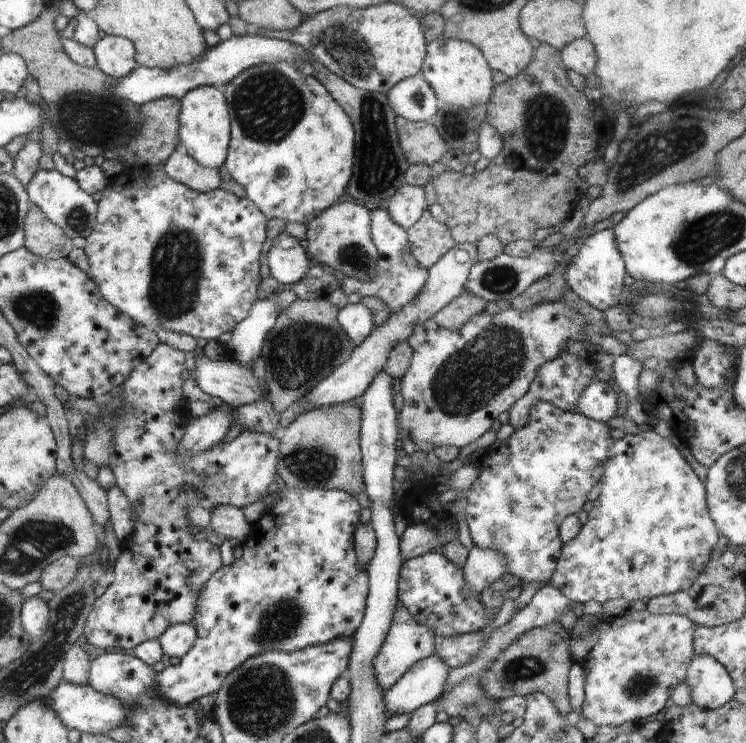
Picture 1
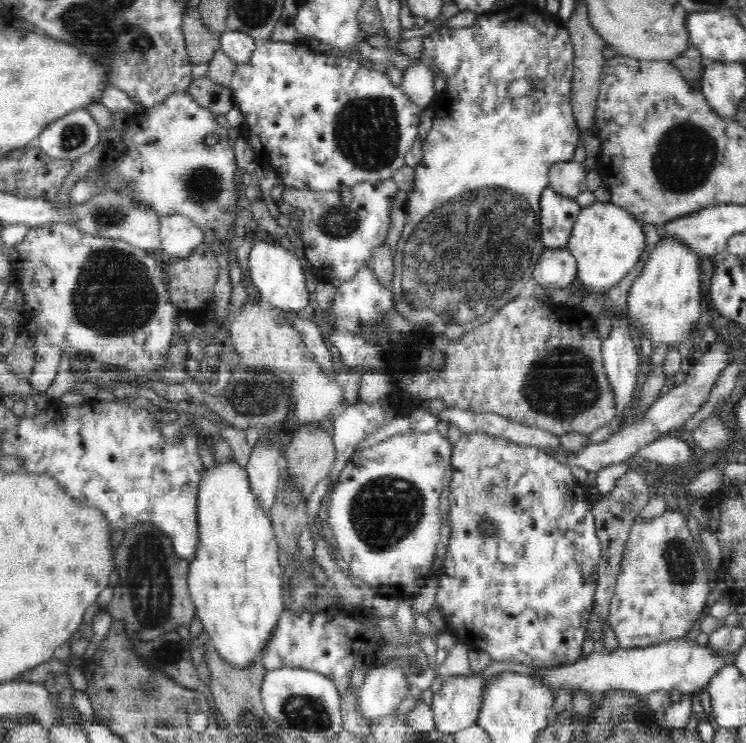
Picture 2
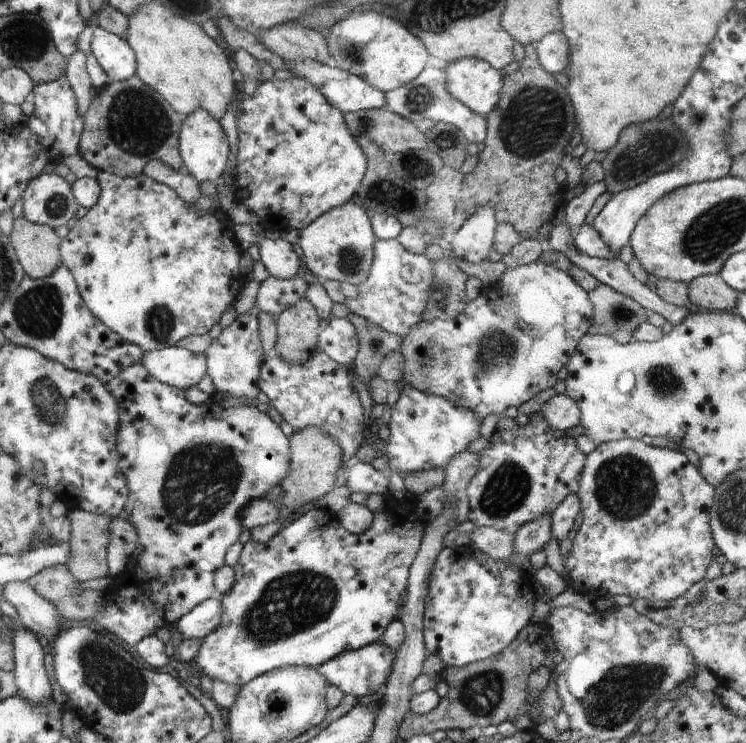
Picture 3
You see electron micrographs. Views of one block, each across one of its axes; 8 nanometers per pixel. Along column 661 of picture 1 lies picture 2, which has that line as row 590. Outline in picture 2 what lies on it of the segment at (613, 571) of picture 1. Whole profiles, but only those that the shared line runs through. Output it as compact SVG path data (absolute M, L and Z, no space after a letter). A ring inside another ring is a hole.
M465 432L453 445L451 454L452 478L449 484L449 517L451 522L450 544L447 545L443 571L435 585L435 606L446 617L446 629L455 641L463 642L471 649L483 650L492 660L511 661L528 665L567 665L582 654L582 644L588 637L587 620L592 617L592 606L597 586L597 568L601 560L601 542L595 527L593 504L582 494L582 486L576 484L569 465L561 464L550 453L536 445L521 445L490 433Z

